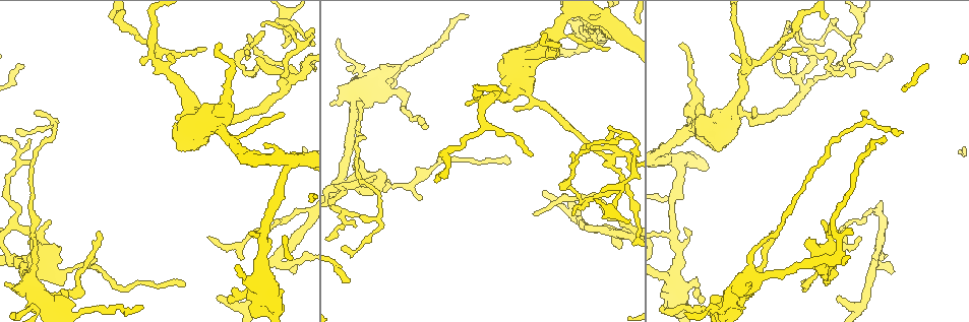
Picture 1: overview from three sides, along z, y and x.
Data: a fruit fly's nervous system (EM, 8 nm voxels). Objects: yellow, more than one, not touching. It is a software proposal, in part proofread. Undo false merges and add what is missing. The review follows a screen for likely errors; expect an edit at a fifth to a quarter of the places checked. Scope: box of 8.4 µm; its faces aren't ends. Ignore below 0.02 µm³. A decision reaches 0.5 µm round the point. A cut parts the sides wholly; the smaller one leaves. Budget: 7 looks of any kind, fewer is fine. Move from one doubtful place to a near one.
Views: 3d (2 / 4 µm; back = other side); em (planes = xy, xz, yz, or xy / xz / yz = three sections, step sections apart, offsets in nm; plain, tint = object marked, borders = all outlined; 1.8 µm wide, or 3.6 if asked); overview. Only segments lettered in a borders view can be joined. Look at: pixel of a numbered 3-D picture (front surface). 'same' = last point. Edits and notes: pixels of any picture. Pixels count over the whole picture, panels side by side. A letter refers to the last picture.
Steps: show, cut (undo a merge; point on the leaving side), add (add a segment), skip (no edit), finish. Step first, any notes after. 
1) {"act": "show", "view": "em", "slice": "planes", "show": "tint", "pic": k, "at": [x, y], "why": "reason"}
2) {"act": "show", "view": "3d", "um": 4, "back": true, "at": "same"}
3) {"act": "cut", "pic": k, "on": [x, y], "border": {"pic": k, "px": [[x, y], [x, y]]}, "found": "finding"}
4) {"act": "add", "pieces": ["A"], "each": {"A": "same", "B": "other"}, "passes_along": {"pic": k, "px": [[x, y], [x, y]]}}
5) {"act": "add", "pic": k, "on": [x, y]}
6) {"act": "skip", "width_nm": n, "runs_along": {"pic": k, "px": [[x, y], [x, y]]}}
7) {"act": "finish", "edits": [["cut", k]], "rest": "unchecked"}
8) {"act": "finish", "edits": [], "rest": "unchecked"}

{"act": "show", "view": "em", "slice": "planes", "show": "borders", "pic": 1, "at": [823, 219]}

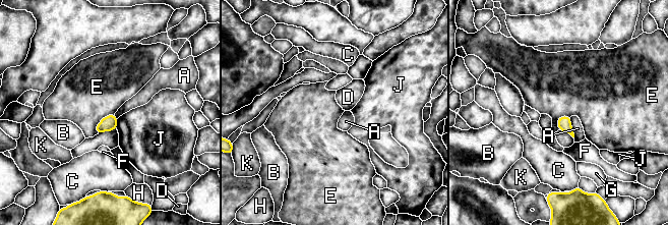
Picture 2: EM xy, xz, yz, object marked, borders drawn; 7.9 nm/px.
{"act": "skip", "each": {"A": "other", "B": "other", "C": "other", "D": "other", "E": "other", "F": "other", "G": "other", "H": "other", "J": "other", "K": "other"}, "border": {"pic": 2, "px": [[114, 113], [101, 120], [97, 133]]}, "found": "no lettered segment goes on from it"}

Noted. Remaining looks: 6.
{"act": "show", "view": "3d", "um": 2, "pic": 1, "at": [372, 84]}

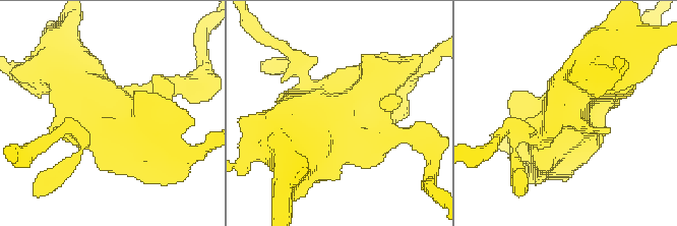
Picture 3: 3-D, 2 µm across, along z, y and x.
{"act": "show", "view": "em", "slice": "planes", "show": "borders", "pic": 3, "at": [117, 123]}

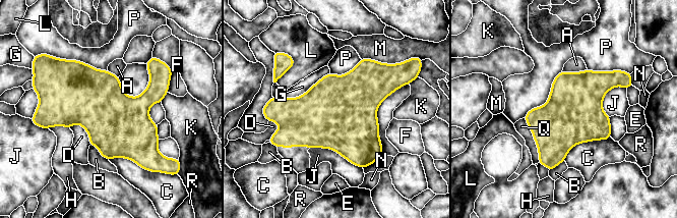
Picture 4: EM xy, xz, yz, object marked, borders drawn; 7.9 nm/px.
{"act": "skip", "each": {"A": "other", "B": "other", "C": "other", "D": "other", "E": "other", "F": "other", "G": "other", "H": "other", "J": "other", "K": "other", "L": "other", "M": "other", "N": "other", "P": "other", "Q": "other", "R": "other"}, "border": {"pic": 4, "px": [[561, 70], [548, 100], [524, 117]]}, "found": "all the same neuron"}

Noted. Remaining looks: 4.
{"act": "show", "view": "3d", "um": 4, "pic": 1, "at": [282, 250]}

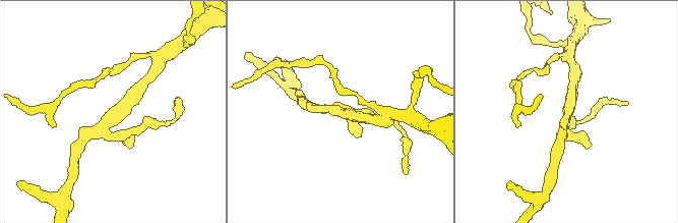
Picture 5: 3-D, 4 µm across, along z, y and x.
{"act": "show", "view": "em", "slice": "planes", "show": "tint", "pic": 5, "at": [115, 115], "why": "now the EM"}

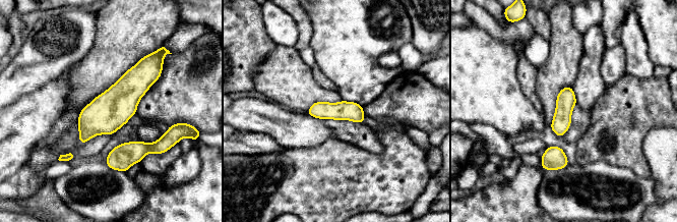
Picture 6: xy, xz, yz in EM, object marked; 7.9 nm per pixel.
{"act": "show", "view": "em", "slice": "planes", "show": "borders", "at": "same"}

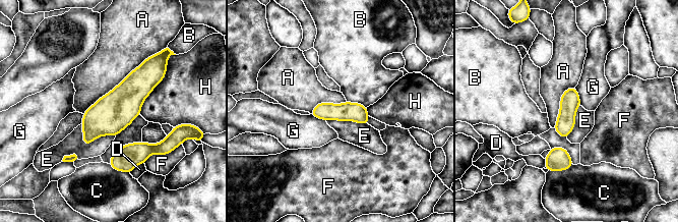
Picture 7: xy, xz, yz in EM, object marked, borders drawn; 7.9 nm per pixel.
{"act": "skip", "width_nm": 150, "each": {"A": "other", "B": "other", "C": "other", "D": "other", "E": "other", "F": "other", "G": "other", "H": "other"}, "found": "one neuron here"}

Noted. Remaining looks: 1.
{"act": "finish", "edits": [], "rest": "unchecked"}

